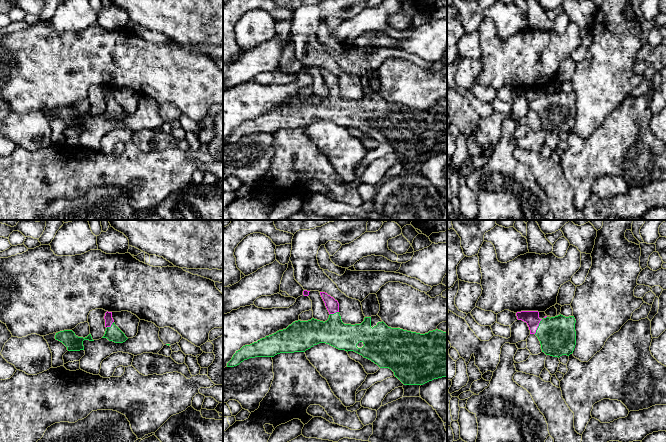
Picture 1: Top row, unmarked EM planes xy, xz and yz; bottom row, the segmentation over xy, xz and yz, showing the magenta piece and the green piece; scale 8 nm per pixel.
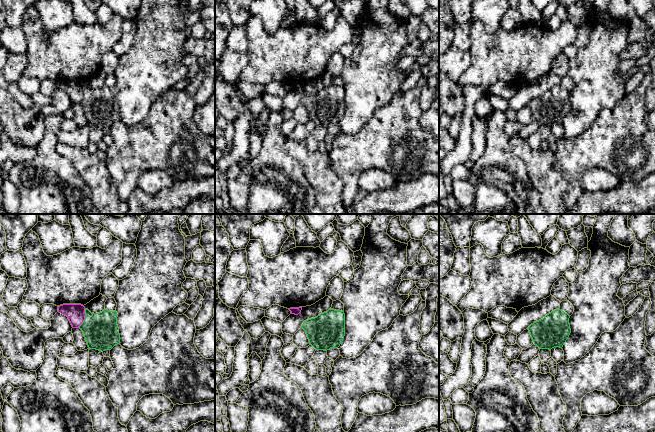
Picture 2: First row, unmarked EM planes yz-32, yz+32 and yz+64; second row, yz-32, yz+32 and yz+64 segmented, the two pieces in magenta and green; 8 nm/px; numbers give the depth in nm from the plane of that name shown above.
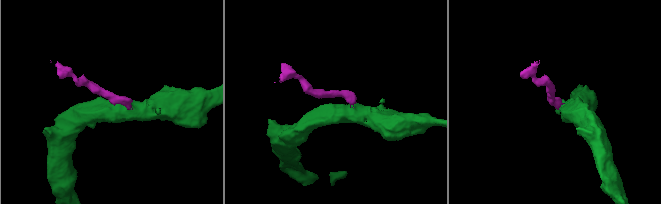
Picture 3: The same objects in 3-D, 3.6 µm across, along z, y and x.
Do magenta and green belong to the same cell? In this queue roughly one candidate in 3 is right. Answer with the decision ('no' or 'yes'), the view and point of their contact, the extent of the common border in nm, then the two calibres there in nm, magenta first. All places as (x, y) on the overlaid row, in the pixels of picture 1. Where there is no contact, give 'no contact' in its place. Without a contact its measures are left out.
yes; meets magenta in yz at (538, 325); contact 140 nm long; 120 nm thick on the magenta side, 300 nm on the other

